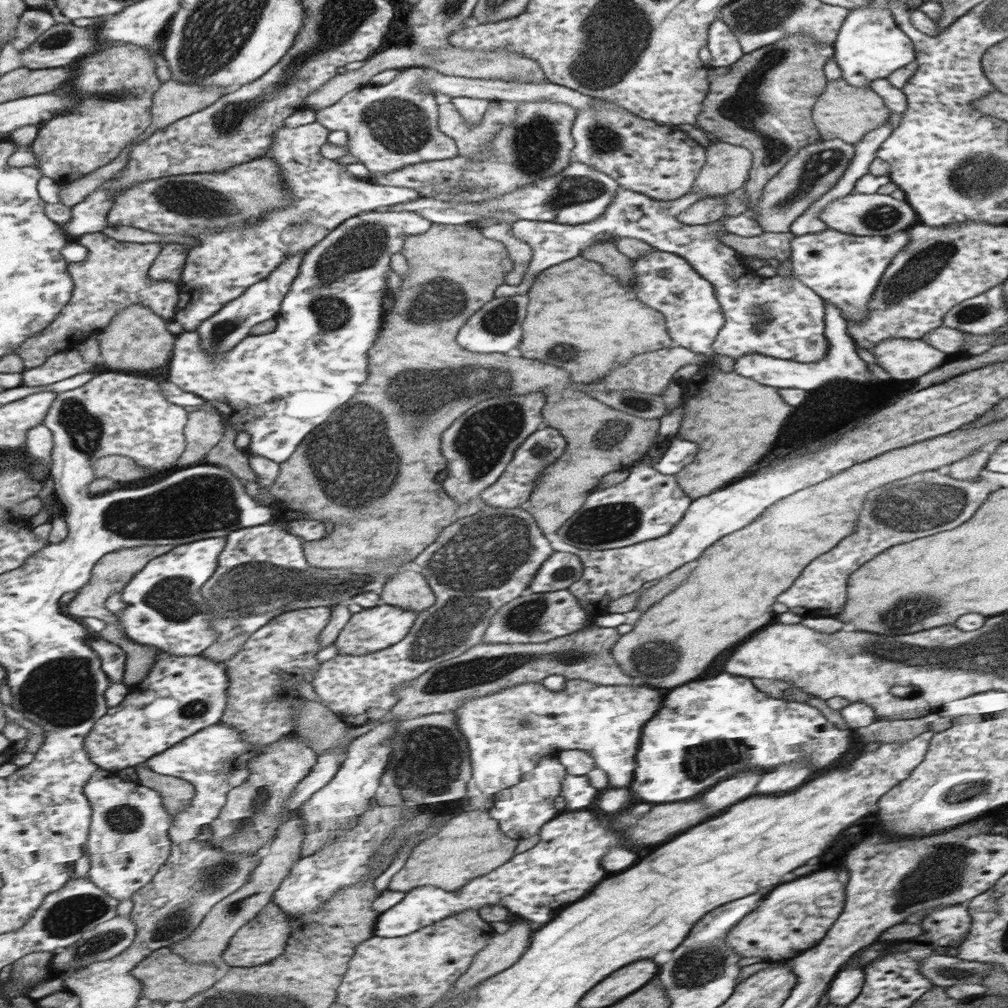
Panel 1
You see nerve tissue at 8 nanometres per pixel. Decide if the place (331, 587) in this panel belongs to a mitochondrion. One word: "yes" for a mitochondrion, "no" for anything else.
yes

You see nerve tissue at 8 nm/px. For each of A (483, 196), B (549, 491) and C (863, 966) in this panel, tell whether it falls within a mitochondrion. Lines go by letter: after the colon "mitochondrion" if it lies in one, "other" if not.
A: other
B: other
C: other

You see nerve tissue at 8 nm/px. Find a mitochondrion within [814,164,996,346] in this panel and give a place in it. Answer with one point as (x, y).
(920, 270)

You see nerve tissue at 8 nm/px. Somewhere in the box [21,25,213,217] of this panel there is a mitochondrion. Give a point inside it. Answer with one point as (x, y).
(57, 39)

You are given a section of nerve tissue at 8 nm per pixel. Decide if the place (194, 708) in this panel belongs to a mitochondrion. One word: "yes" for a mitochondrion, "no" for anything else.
yes

